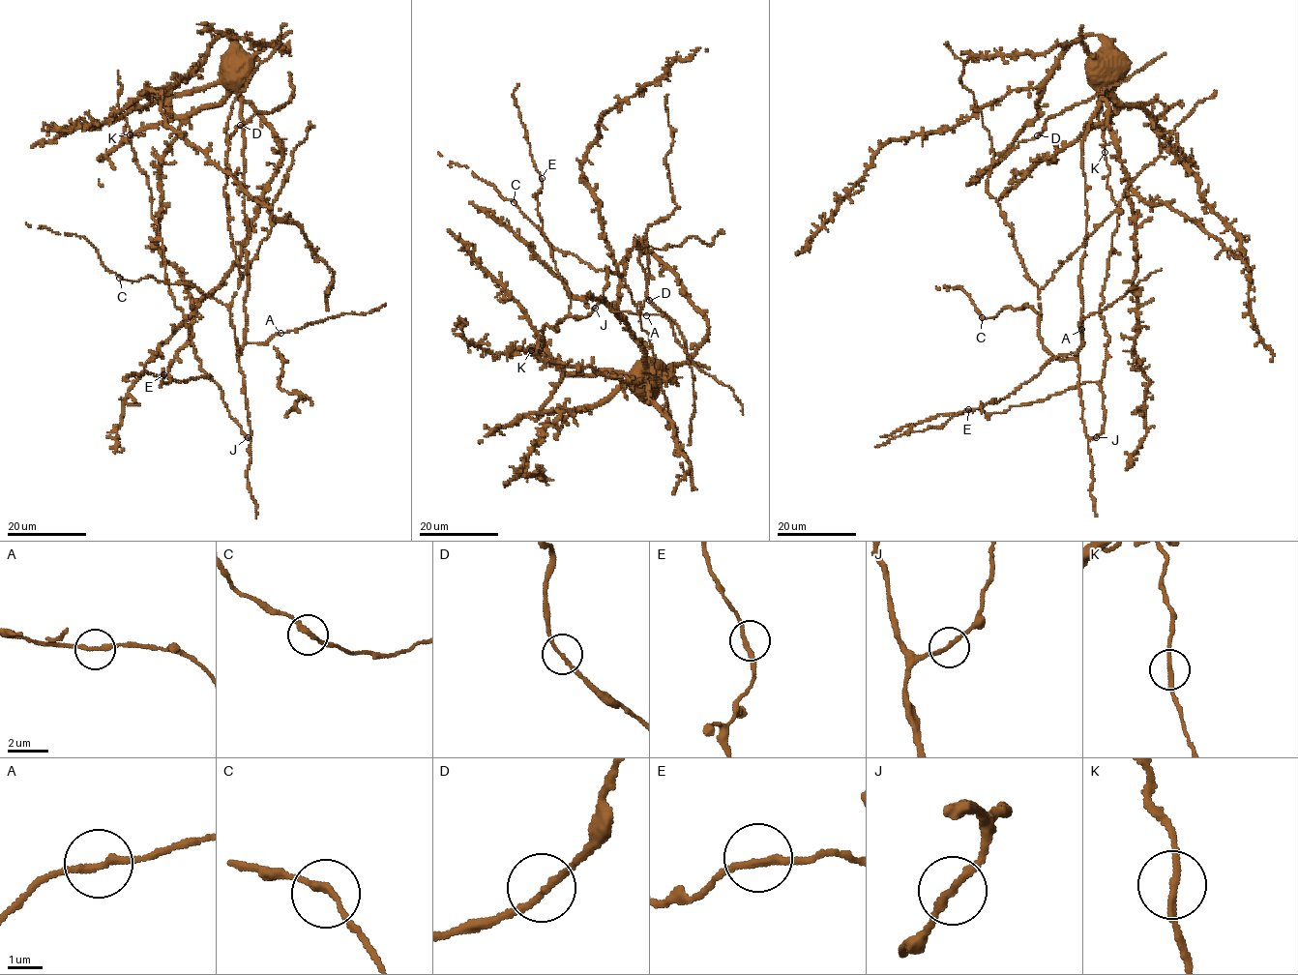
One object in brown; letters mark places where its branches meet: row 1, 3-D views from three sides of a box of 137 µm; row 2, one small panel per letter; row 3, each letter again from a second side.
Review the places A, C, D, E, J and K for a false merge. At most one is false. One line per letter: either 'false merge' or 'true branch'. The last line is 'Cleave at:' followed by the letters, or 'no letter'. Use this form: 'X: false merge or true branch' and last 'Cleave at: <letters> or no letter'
A: true branch
C: true branch
D: true branch
E: true branch
J: true branch
K: true branch
Cleave at: no letter

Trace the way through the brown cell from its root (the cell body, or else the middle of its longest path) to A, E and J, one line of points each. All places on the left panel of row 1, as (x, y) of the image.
A: (235, 79), (242, 84), (244, 214), (249, 228), (245, 340), (264, 342), (280, 333)
E: (235, 79), (242, 84), (249, 228), (246, 334), (238, 362), (250, 439), (209, 374), (166, 383), (163, 374)
J: (235, 79), (242, 84), (244, 214), (249, 228), (246, 334), (238, 358), (249, 406), (250, 439), (248, 438)

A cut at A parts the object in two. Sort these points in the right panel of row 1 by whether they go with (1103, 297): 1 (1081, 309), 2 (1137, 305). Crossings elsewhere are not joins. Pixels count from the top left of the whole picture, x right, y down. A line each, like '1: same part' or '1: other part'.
1: same part
2: same part

